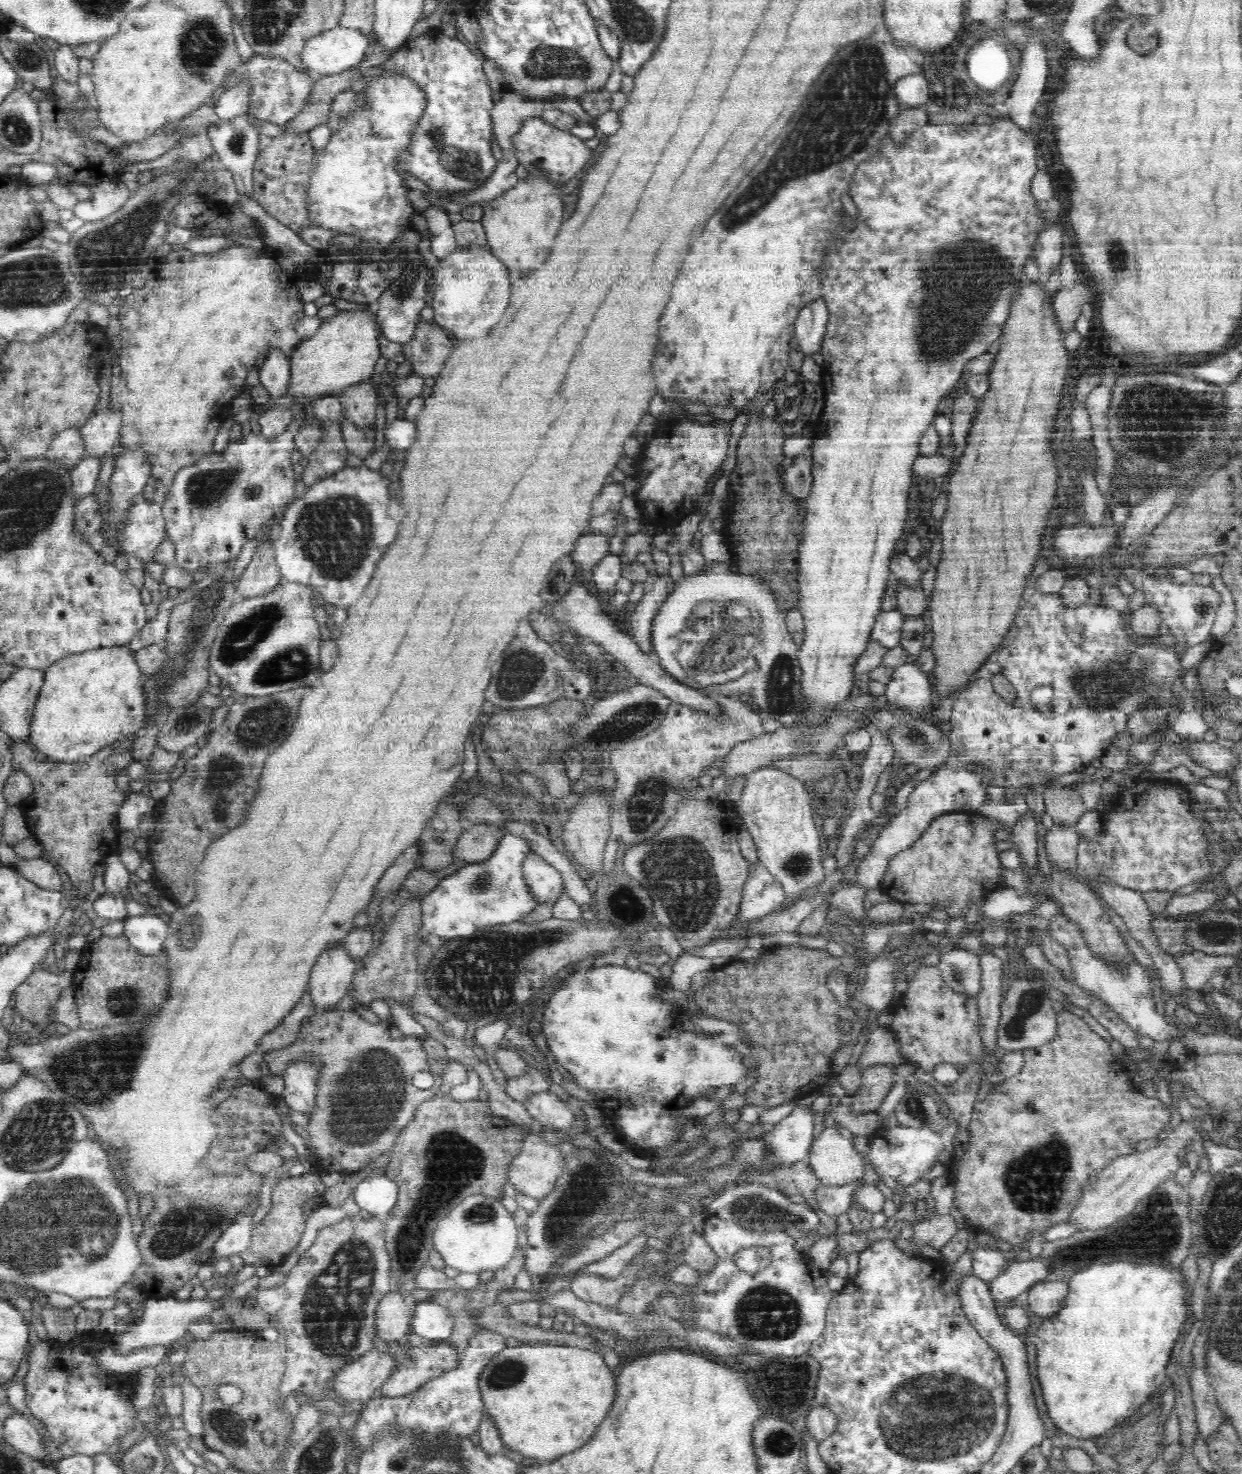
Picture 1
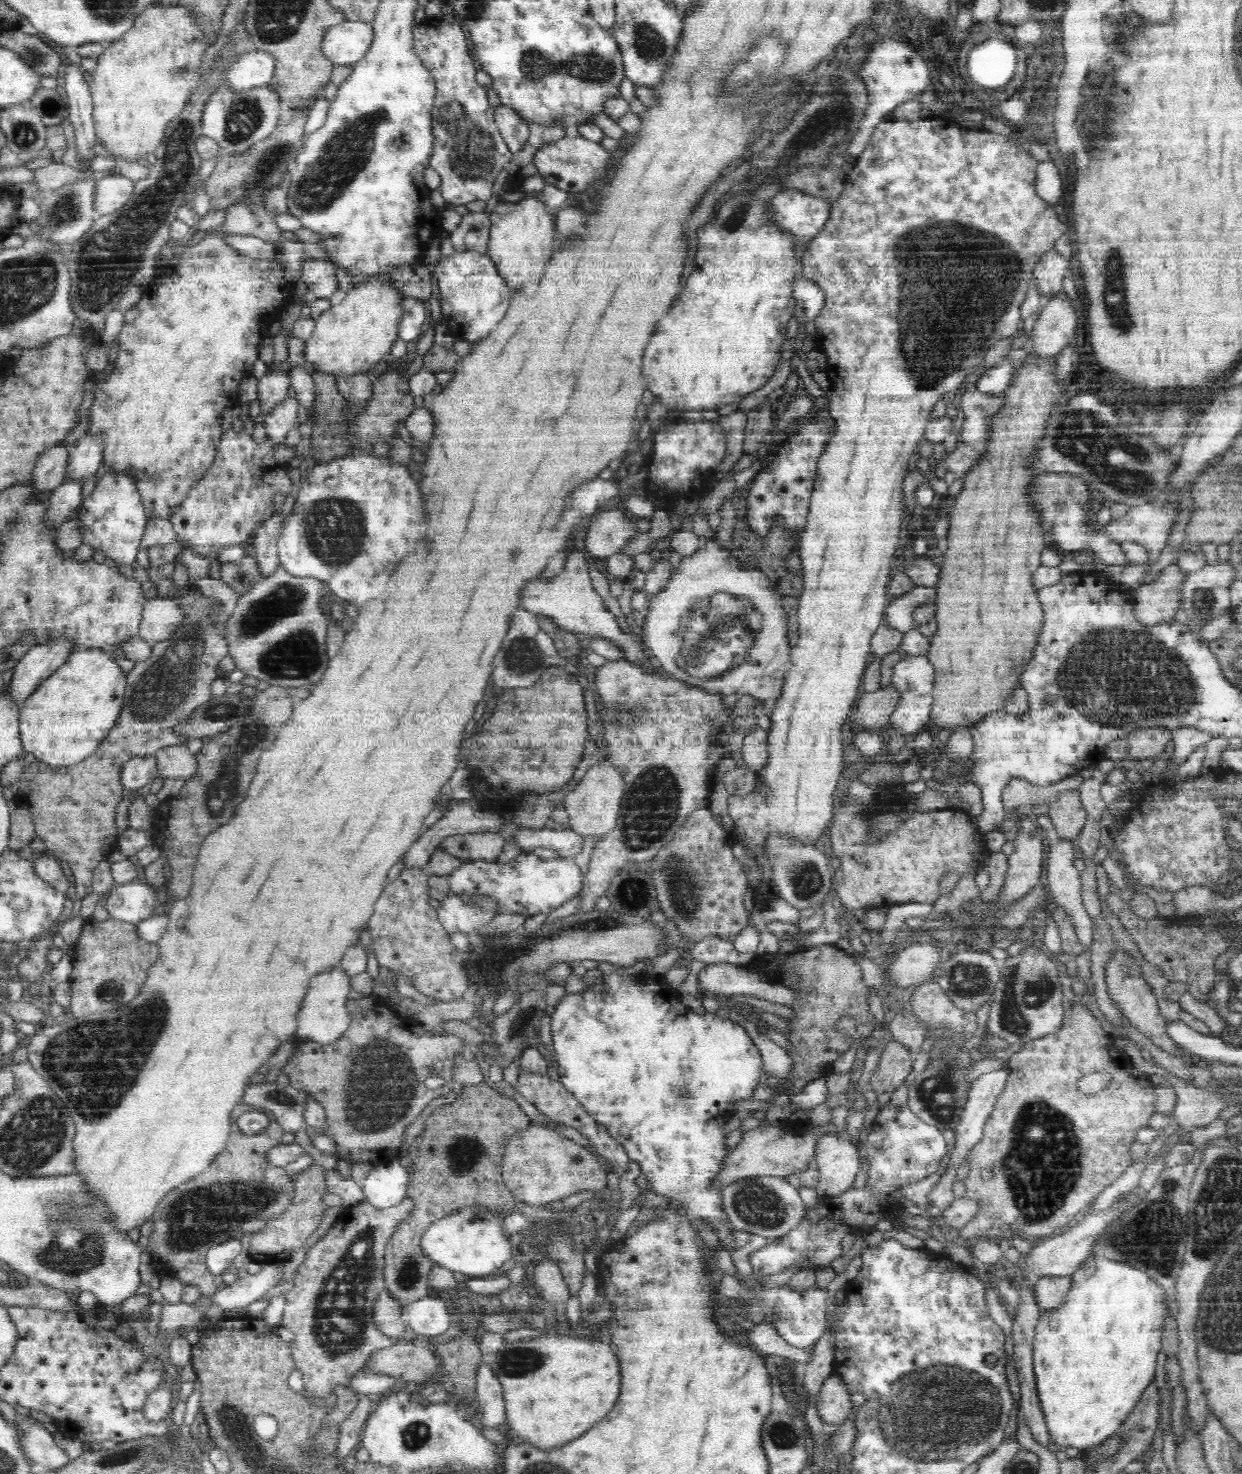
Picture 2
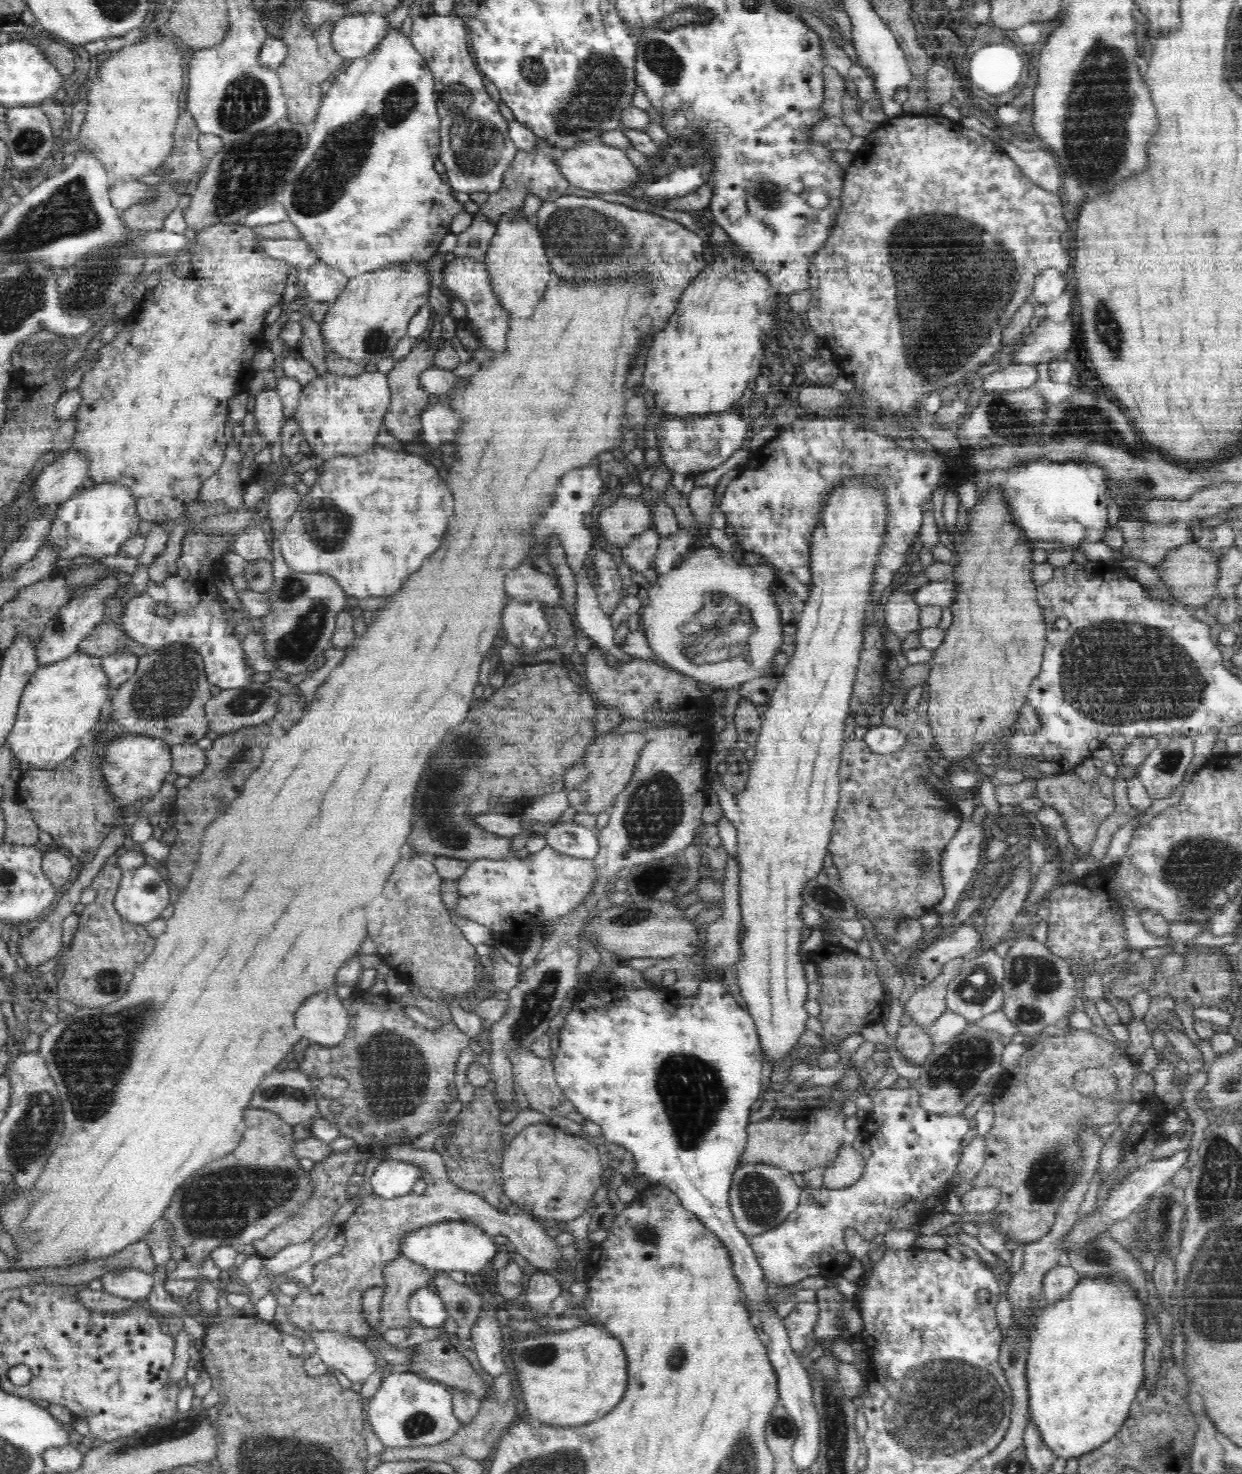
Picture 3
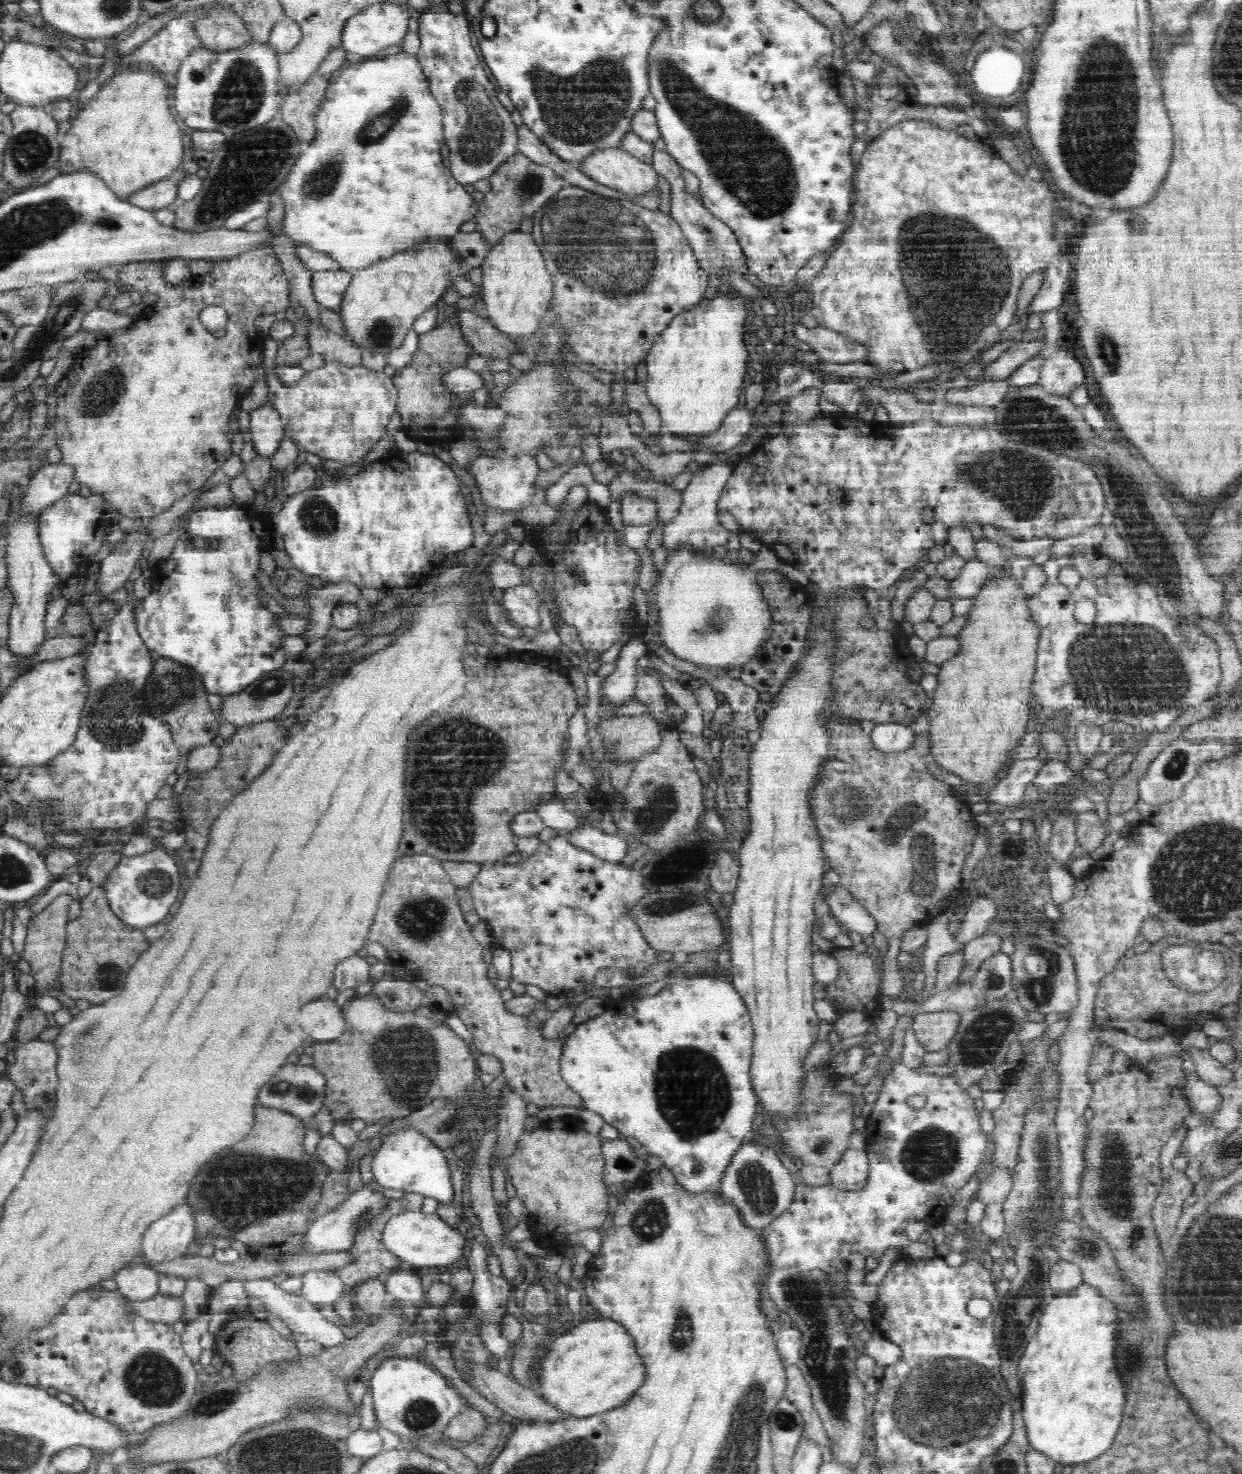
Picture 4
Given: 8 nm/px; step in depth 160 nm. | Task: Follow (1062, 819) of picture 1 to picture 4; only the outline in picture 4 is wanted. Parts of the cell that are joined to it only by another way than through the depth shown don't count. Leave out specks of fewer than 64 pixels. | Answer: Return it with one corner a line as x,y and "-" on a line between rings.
1096,810
1084,811
1075,816
1075,833
1077,844
1090,854
1102,844
1102,840
1107,834
1107,828

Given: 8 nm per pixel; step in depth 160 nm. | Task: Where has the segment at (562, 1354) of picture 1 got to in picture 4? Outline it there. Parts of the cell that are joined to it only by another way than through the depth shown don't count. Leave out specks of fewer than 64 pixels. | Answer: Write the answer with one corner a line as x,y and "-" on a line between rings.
592,1318
590,1322
581,1322
560,1337
552,1339
546,1355
539,1361
538,1392
544,1400
550,1401
560,1412
569,1416
584,1418
620,1406
643,1385
646,1368
636,1350
635,1340
619,1321
609,1318

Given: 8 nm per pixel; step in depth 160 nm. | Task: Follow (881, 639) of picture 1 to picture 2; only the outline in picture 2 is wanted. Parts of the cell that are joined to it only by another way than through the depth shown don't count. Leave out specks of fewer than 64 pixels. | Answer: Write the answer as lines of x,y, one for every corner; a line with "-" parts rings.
918,586
911,592
888,603
883,618
896,632
908,632
914,627
913,612
926,600
936,600
936,588

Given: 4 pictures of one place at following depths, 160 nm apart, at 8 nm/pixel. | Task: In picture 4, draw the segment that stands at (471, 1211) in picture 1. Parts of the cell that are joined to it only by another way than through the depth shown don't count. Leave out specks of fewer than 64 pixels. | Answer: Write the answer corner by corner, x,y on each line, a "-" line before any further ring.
404,1210
390,1217
382,1232
385,1247
400,1260
415,1267
439,1267
455,1265
464,1259
469,1233
464,1229
450,1227
436,1213
426,1214
421,1210

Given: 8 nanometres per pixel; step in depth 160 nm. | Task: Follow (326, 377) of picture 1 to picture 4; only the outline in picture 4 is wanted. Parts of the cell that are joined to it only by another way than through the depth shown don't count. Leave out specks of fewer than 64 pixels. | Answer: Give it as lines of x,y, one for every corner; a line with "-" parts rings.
432,236
372,266
352,272
339,316
345,334
361,351
378,352
387,360
391,350
402,346
414,322
455,282
456,278
450,275
450,264
458,259
450,251
451,240
448,236

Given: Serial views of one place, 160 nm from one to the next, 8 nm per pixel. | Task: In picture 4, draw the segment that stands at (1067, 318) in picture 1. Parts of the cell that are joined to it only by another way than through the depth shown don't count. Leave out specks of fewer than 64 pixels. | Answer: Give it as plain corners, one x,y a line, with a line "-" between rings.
1017,339
1014,344
1006,349
995,361
986,366
986,381
998,381
998,378
1007,379
1017,368
1020,368
1026,360
1041,354
1046,342
1044,339
1034,341
1021,341

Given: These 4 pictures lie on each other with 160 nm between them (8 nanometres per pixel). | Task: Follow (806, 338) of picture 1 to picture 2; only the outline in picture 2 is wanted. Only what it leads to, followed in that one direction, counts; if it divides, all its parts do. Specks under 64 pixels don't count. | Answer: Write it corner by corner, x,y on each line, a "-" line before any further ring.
802,276
792,282
792,290
799,307
794,314
796,320
803,327
806,322
814,323
821,314
820,310
824,308
824,293
816,283

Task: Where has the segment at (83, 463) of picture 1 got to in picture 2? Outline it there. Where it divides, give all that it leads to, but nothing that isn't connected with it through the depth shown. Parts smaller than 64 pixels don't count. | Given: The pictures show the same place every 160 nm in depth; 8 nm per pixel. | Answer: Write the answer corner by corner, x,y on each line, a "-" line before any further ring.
78,479
65,480
58,488
55,488
50,496
50,507
47,511
47,528
58,529
66,523
72,513
76,512
82,504
82,482

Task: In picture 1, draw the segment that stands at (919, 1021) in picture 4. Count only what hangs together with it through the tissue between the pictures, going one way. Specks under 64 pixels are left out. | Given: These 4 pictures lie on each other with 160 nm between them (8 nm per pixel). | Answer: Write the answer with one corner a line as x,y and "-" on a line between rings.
875,1065
862,1072
859,1089
852,1095
852,1103
849,1106
853,1114
866,1114
877,1110
898,1079
893,1073
896,1067

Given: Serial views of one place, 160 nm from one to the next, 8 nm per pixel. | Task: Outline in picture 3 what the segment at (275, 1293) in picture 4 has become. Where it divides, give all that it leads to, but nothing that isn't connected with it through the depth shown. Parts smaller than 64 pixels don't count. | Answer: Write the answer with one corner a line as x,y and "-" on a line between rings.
316,1330
309,1335
322,1362
340,1370
350,1382
364,1383
374,1374
376,1358
357,1338
328,1330

